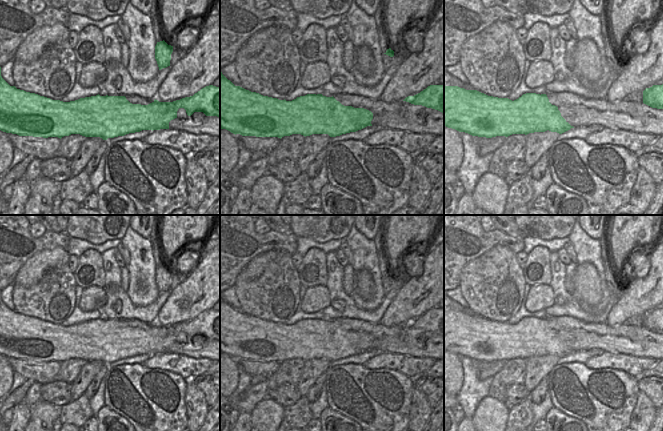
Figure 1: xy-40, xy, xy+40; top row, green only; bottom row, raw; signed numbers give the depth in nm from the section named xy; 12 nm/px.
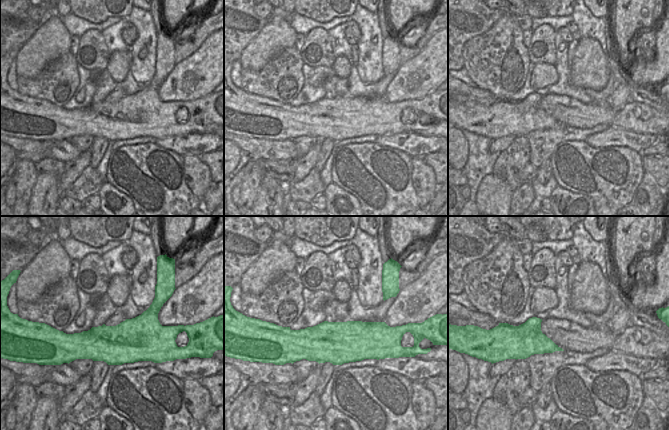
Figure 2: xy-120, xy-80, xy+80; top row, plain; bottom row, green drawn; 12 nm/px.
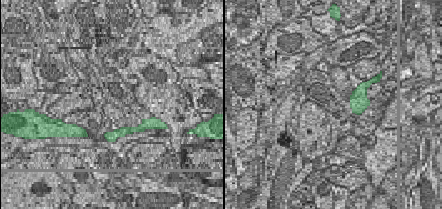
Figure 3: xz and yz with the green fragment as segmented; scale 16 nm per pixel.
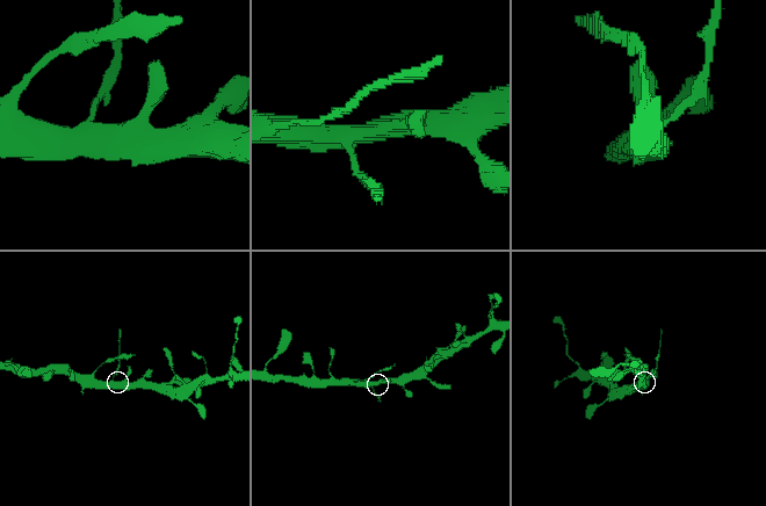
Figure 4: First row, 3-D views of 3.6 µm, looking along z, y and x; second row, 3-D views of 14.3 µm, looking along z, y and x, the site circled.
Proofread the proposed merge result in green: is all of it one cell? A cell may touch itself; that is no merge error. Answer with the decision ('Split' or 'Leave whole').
Split

